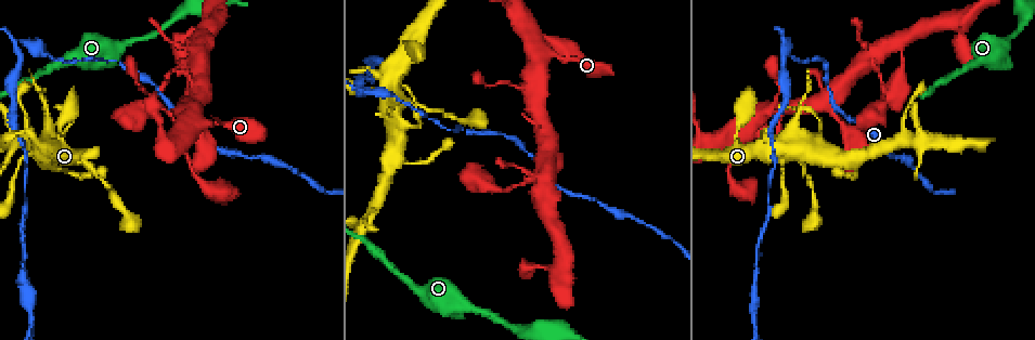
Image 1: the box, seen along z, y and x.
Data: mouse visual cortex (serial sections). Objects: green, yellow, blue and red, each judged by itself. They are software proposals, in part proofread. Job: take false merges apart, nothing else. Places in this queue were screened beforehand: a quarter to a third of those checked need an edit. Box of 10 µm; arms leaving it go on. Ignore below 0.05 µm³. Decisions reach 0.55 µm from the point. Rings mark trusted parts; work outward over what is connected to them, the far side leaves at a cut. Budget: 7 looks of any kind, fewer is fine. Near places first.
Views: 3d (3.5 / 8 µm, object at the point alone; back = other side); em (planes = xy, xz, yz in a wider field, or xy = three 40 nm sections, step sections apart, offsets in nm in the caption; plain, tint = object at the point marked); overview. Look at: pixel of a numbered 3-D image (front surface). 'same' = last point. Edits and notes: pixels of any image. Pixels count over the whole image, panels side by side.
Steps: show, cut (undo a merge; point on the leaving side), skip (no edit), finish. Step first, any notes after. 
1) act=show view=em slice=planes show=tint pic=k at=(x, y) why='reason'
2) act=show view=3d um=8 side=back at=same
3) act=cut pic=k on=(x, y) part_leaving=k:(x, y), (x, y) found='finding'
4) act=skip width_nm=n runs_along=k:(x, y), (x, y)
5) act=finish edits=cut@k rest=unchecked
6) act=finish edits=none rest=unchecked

act=show view=em slice=xy step=2 show=tint pic=1 at=(495, 134) why='narrows sharply'

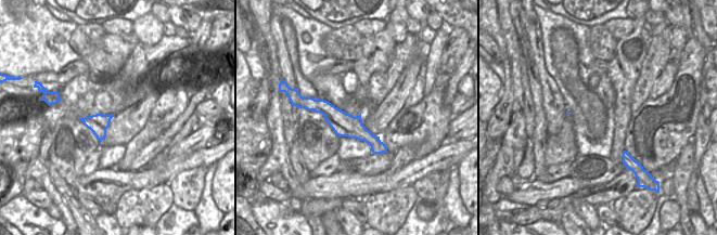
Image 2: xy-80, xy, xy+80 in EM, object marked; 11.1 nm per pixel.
act=show view=3d um=3.5 at=same why='wider look'

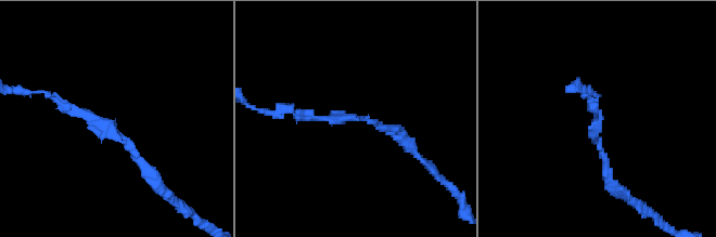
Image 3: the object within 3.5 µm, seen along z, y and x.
act=skip width_nm=260 runs_along=3:(158, 187), (125, 141), (54, 97) found='continuous, no second cell'

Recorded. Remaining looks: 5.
act=show view=3d um=3.5 side=back pic=1 at=(126, 41)

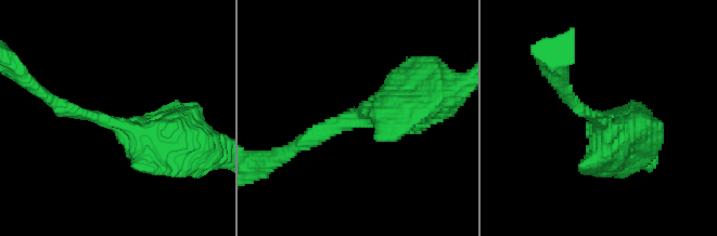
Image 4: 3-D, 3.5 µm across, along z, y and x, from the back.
act=show view=em slice=xy step=1 show=tint pic=4 at=(357, 118)

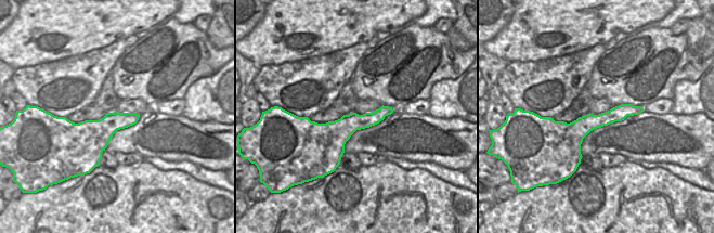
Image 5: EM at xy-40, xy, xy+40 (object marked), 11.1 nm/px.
act=show view=em slice=xy step=3 show=tint at=same

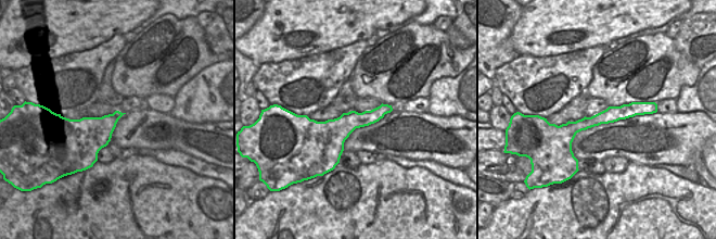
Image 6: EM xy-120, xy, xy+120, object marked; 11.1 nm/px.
act=skip arms=3 runs_along=4:(420, 96), (296, 146) found='all the same cell'

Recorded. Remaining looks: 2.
act=show view=3d um=3.5 pic=1 at=(30, 152) why='thin arm on a thick one'

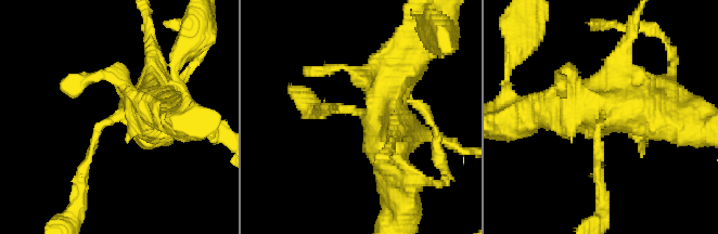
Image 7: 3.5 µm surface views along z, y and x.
act=show view=em slice=planes show=tint pic=7 at=(607, 113) why='need the tissue'

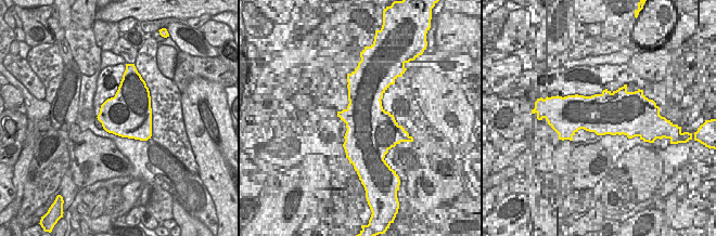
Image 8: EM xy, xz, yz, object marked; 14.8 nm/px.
act=skip found='continuous, no second cell'

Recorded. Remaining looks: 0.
act=finish edits=none rest=unchecked

